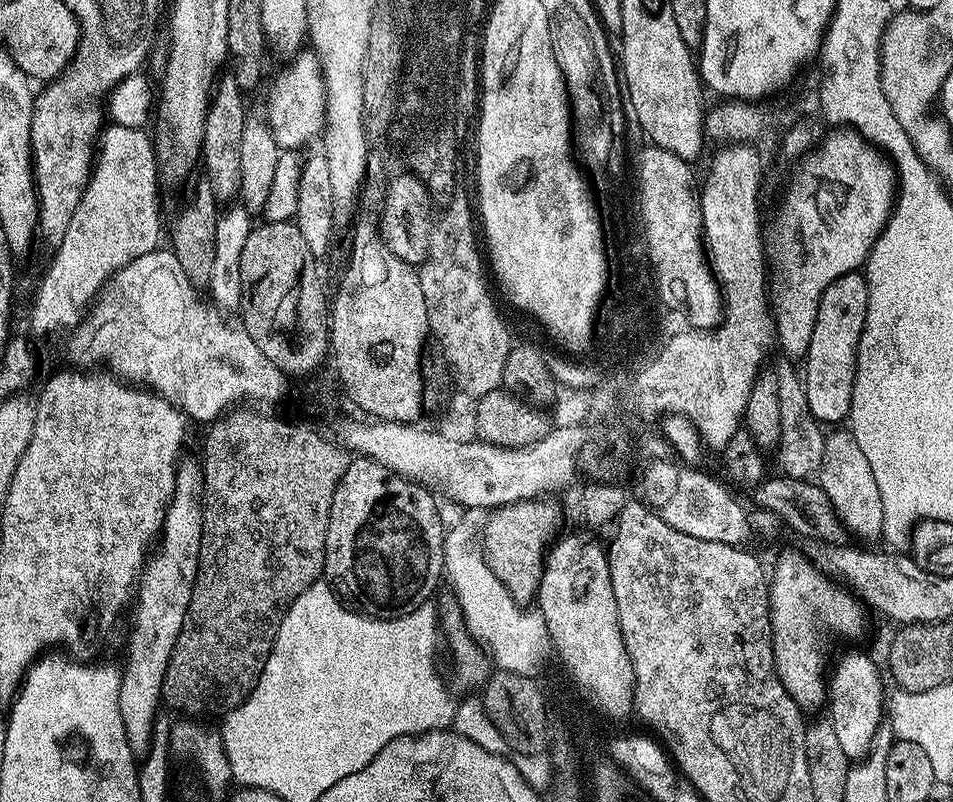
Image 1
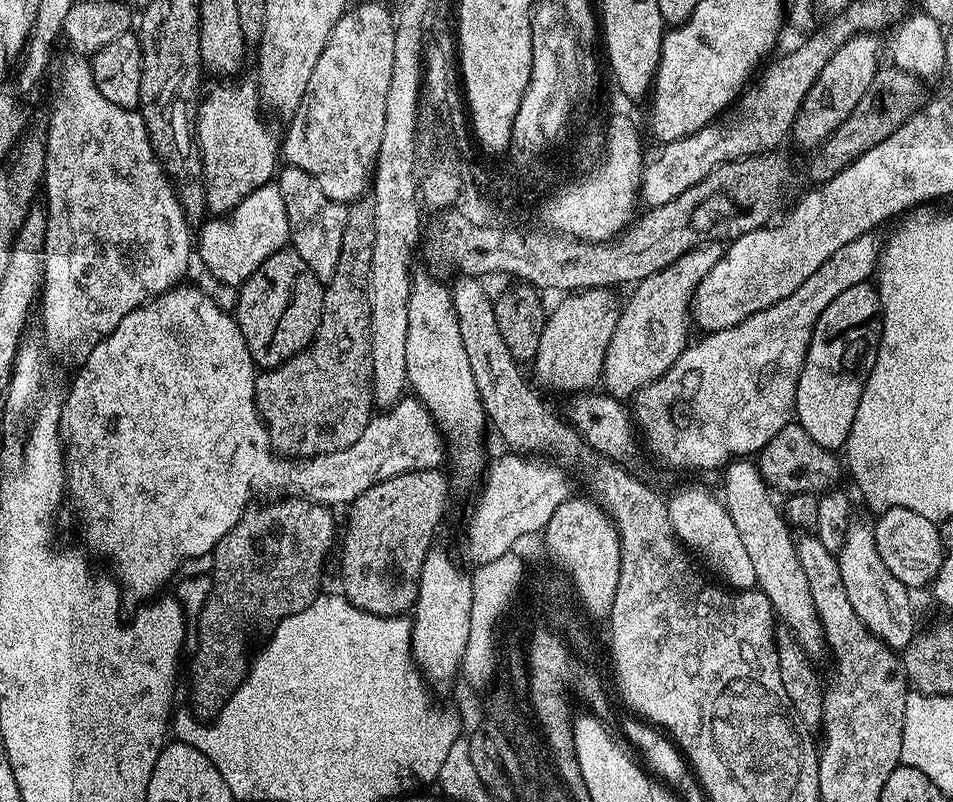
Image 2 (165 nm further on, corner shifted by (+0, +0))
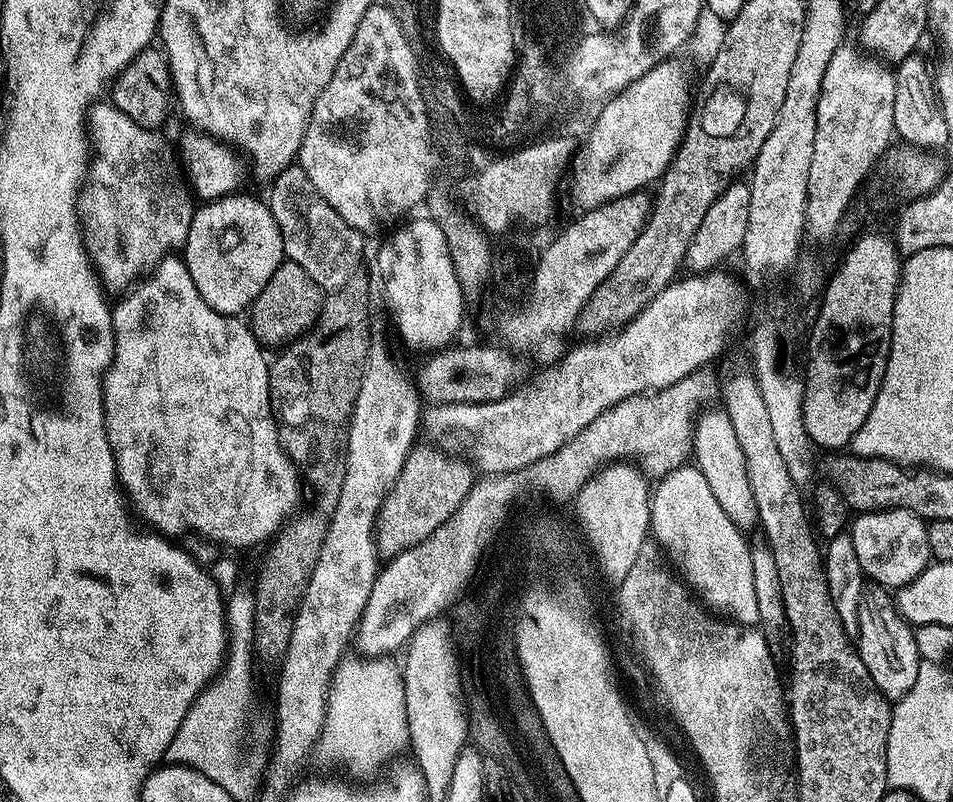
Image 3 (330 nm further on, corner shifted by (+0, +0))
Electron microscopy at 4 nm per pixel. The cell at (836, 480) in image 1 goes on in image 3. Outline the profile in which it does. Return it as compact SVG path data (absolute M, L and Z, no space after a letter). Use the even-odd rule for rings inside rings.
M895 607L872 608L863 613L856 649L876 688L890 702L897 702L914 686L921 659L915 631L901 620Z

